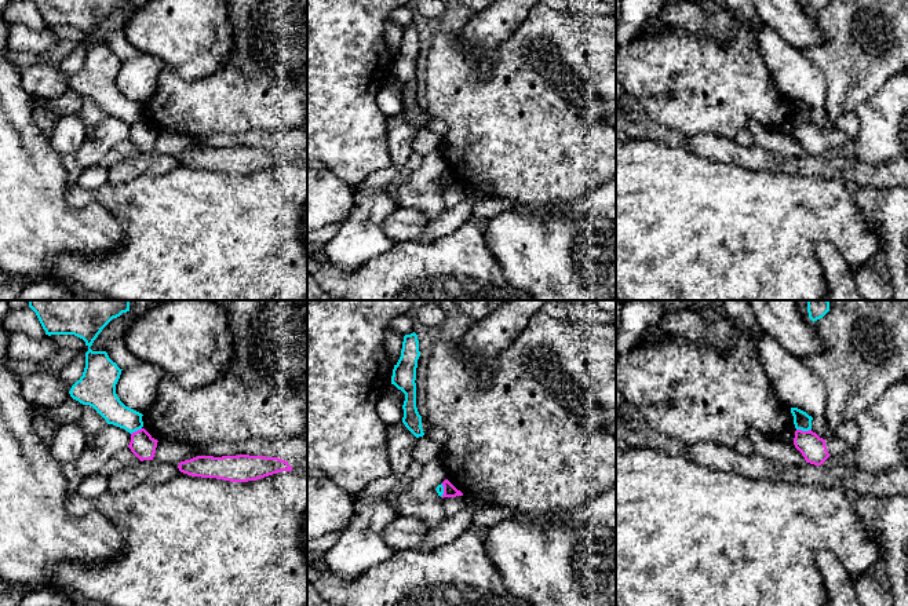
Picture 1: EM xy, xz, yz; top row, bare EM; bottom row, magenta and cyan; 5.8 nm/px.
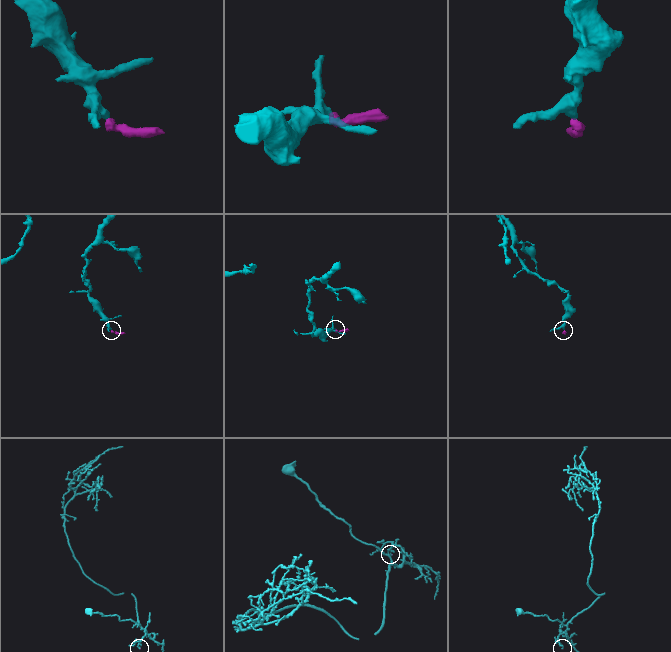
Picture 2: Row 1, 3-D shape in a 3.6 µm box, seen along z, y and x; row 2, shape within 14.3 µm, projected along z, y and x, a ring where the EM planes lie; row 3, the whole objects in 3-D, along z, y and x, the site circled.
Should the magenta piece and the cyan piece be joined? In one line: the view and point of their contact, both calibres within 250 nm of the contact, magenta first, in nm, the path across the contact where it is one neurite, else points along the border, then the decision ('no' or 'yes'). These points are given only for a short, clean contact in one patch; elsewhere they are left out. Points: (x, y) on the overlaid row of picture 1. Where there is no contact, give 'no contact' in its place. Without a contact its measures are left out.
meets magenta in yz at (803, 431); 150 nm thick on the magenta side, 100 nm on the other; border along yz (797, 429), (810, 430); no

